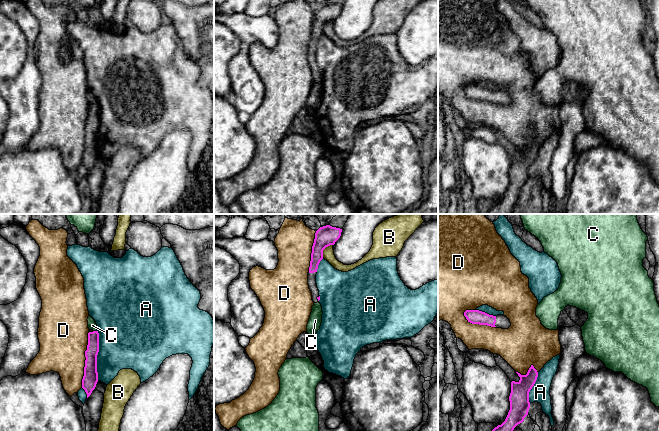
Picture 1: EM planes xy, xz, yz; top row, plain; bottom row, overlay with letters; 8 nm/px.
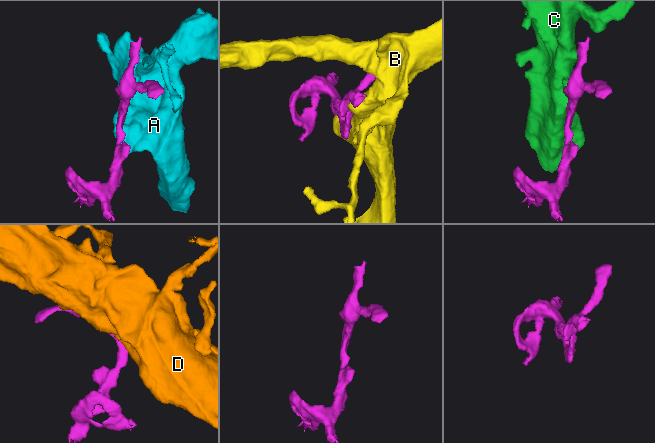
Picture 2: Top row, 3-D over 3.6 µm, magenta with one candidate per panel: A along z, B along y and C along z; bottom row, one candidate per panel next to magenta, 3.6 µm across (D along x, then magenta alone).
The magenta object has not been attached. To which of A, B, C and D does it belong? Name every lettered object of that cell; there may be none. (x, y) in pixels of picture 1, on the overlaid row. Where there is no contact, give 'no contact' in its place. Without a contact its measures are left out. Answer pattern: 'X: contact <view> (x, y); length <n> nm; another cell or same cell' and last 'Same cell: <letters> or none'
A: contact xy (97, 354); length 400 nm; another cell
B: contact xz (324, 248); length 140 nm; another cell
C: contact xy (95, 331); length 30 nm; same cell
D: contact xy (85, 360); length 460 nm; another cell
Same cell: C

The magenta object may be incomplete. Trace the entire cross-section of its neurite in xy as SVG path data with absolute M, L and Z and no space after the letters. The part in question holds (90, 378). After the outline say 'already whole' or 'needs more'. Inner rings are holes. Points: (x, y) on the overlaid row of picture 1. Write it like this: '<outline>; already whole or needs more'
M90 315L87 321L90 332L88 333L88 345L85 351L86 360L82 388L85 390L88 398L98 382L97 355L99 352L99 333L97 331L98 326Z; needs more

